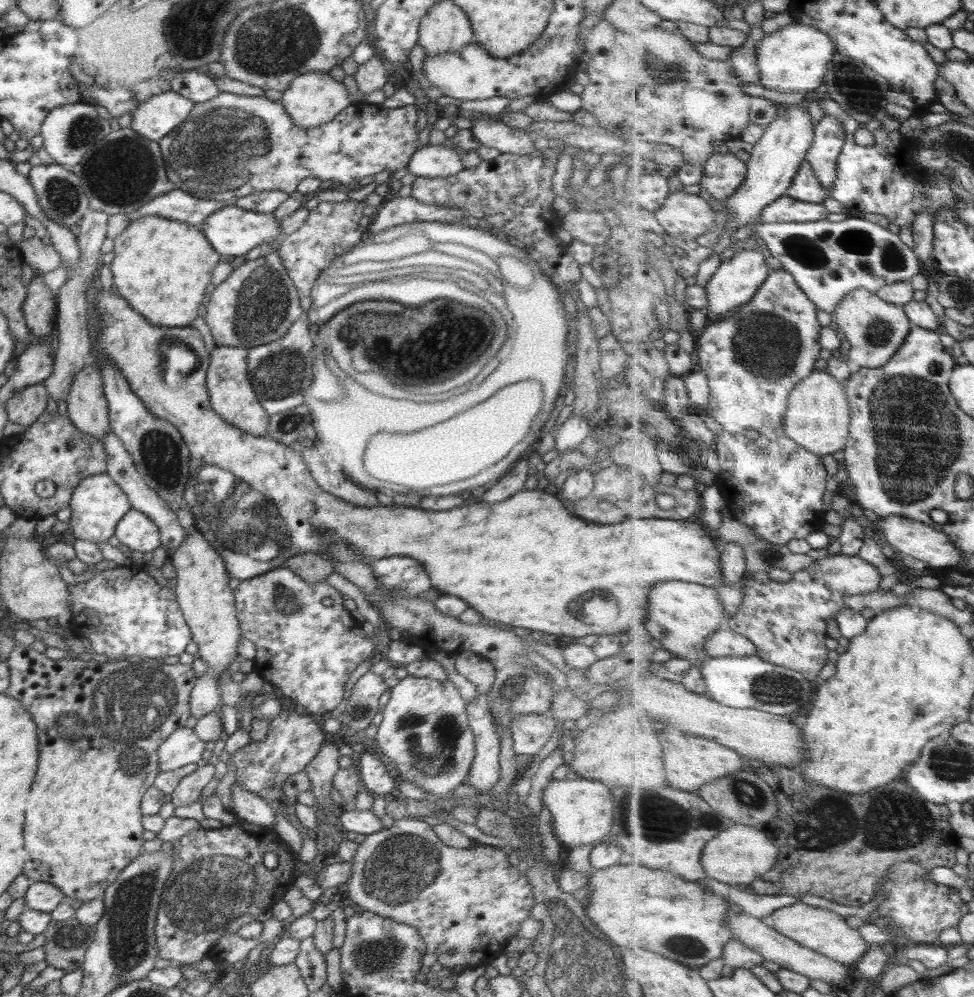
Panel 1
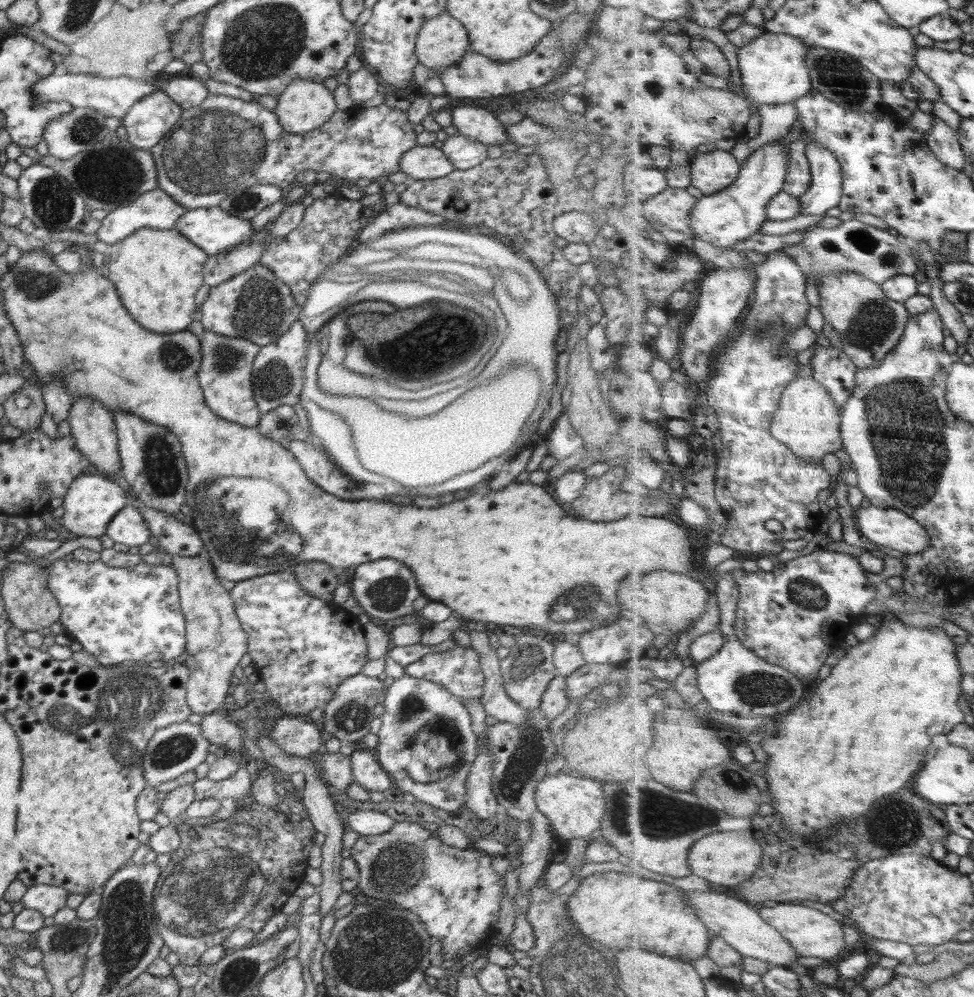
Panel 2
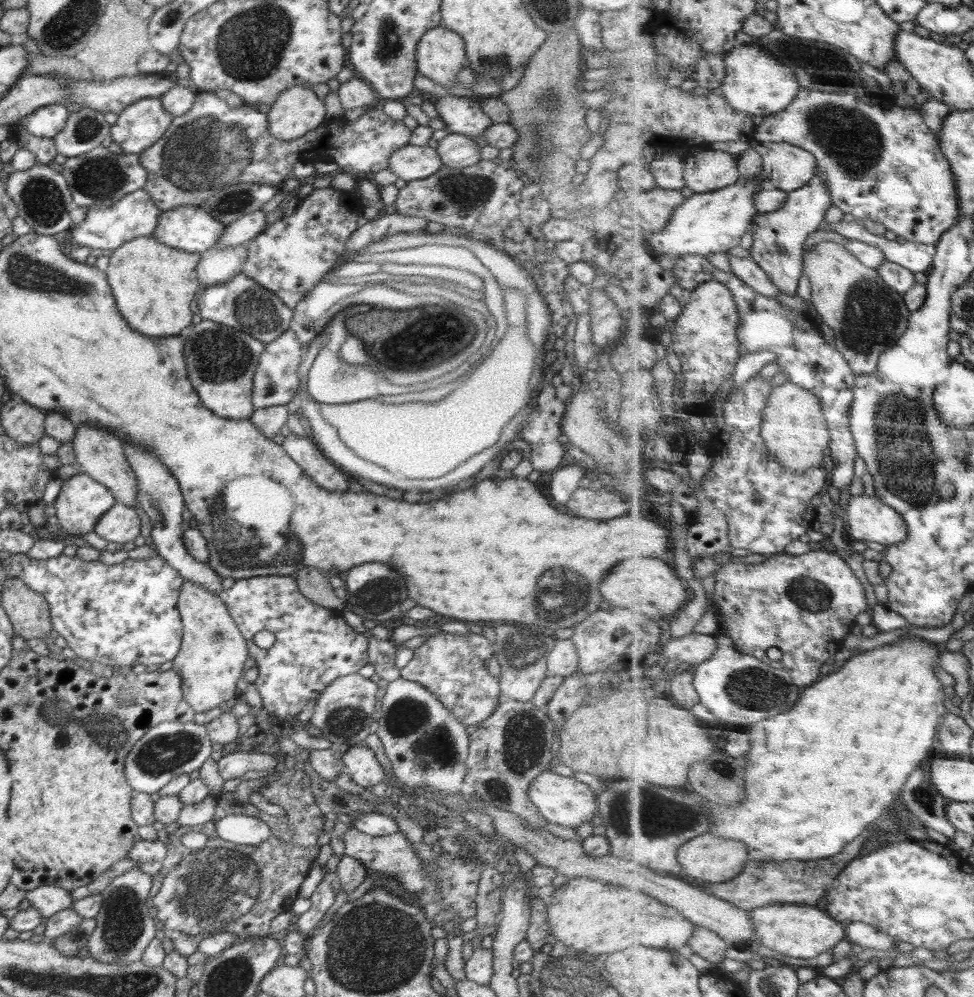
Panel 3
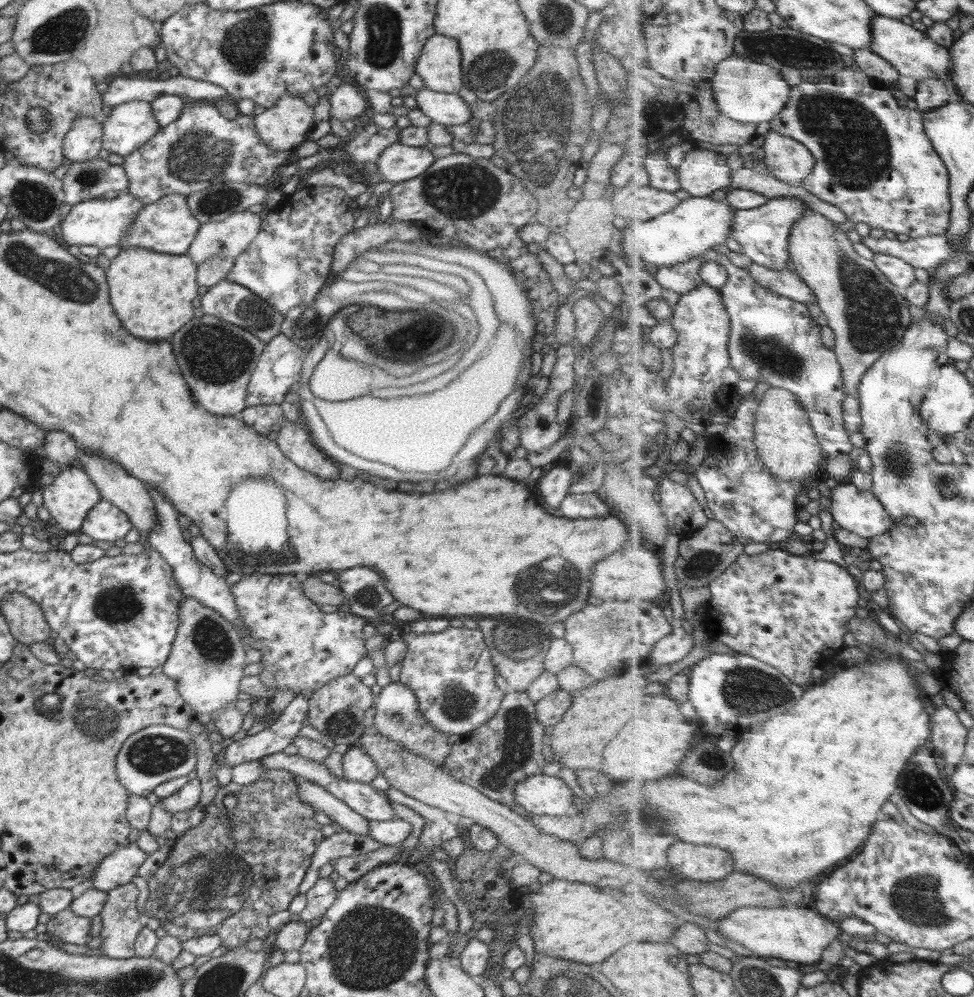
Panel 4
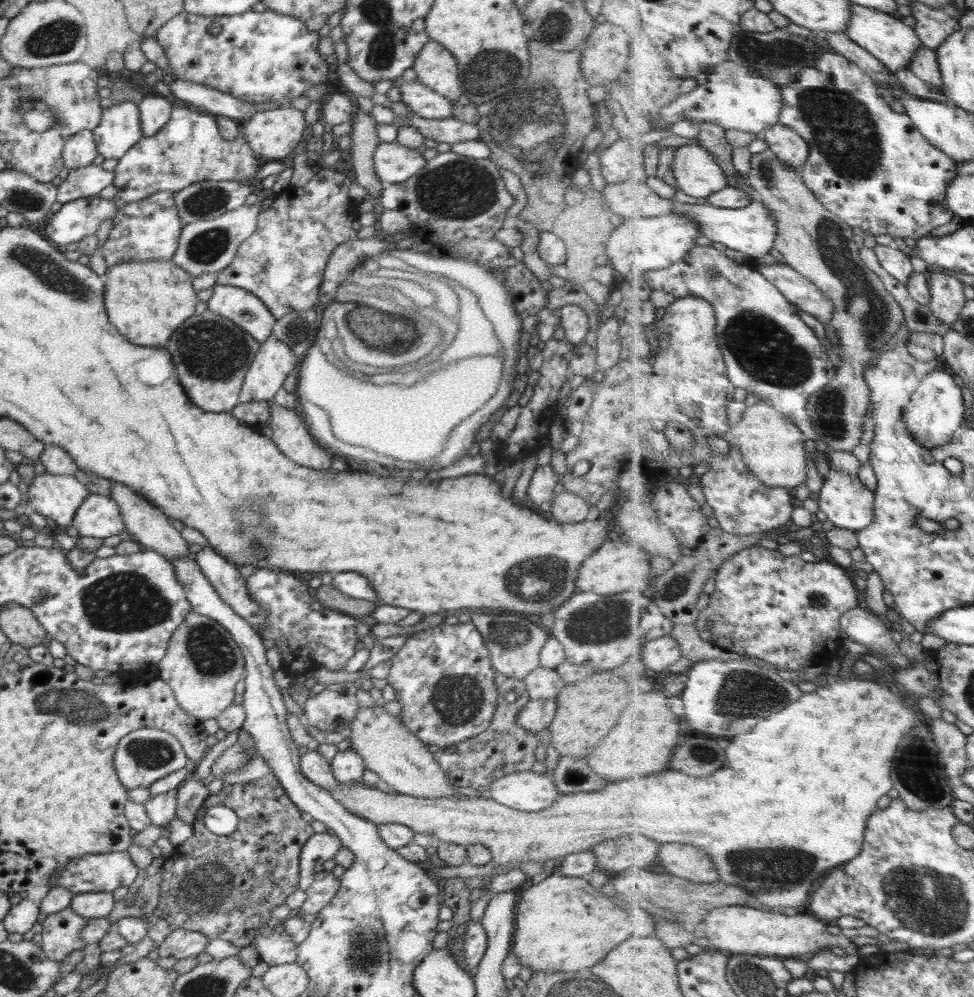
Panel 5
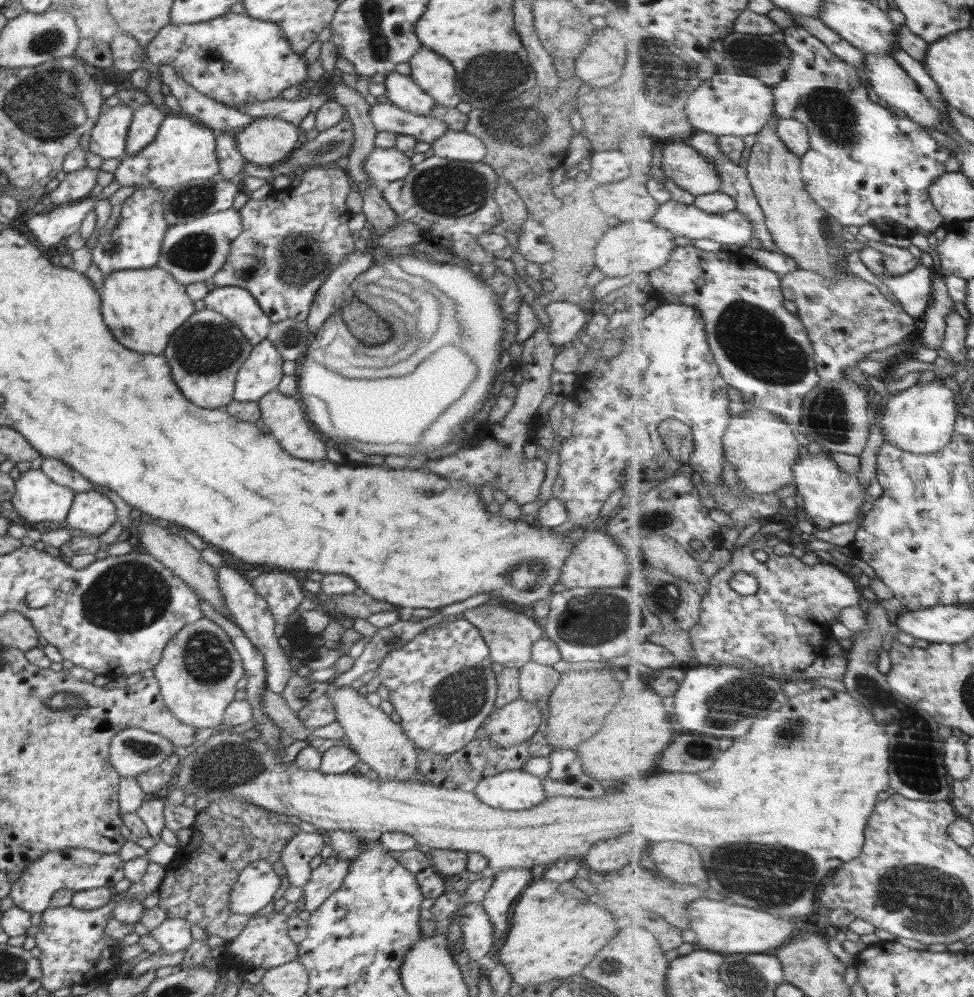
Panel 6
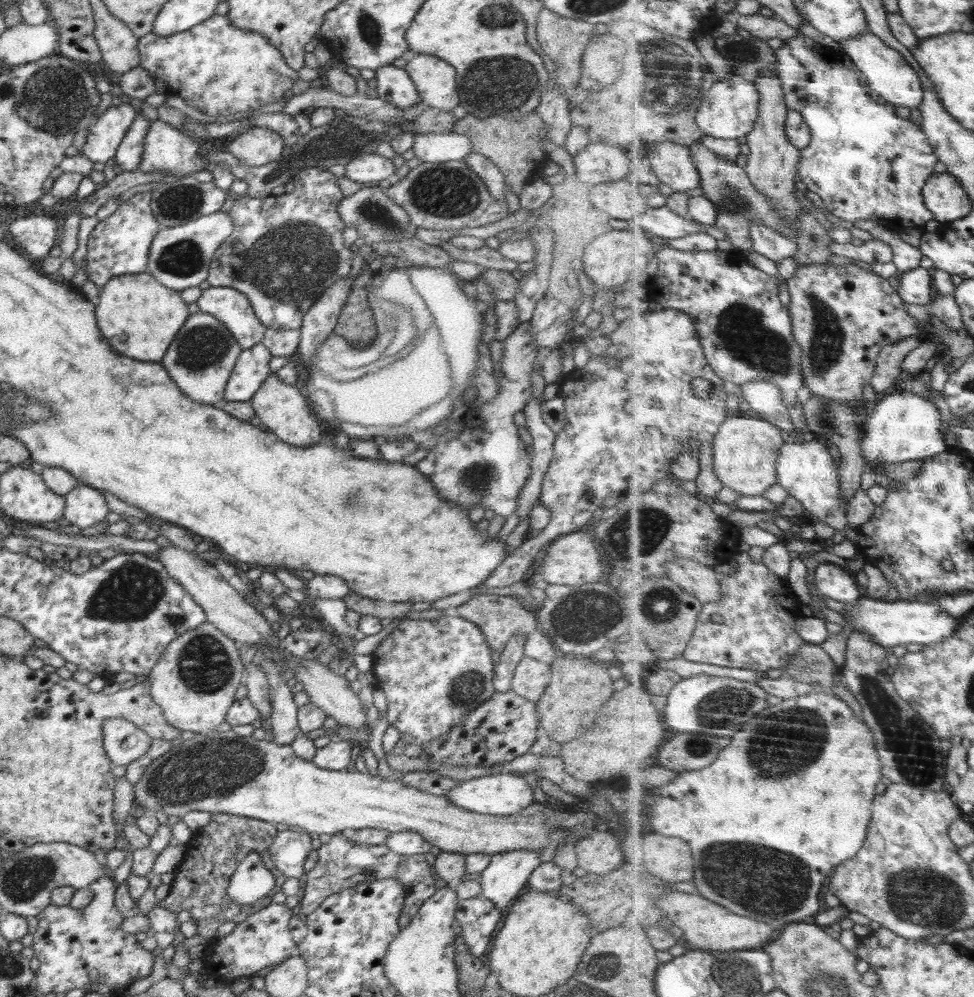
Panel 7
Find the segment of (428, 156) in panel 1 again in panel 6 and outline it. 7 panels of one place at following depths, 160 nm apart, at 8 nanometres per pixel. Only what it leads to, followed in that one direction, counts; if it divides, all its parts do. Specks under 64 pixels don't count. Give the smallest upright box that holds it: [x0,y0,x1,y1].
[363,147,412,184]

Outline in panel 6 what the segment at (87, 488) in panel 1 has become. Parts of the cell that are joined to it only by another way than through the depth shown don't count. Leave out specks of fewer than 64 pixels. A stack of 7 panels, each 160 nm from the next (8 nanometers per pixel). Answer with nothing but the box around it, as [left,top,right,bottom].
[12,470,74,522]

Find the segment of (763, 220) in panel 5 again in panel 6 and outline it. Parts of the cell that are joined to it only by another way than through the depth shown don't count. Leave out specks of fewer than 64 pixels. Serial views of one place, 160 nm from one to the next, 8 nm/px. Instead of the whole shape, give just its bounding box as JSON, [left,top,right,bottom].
[653,200,758,252]

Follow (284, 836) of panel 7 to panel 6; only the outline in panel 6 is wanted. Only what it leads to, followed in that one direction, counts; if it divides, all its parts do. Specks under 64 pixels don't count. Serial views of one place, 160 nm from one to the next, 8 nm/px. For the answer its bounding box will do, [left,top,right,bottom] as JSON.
[279,832,324,887]

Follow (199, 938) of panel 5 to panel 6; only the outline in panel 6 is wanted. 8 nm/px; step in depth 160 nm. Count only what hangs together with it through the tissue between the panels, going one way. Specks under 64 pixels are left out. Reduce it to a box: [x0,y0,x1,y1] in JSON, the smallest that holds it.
[151,918,194,955]

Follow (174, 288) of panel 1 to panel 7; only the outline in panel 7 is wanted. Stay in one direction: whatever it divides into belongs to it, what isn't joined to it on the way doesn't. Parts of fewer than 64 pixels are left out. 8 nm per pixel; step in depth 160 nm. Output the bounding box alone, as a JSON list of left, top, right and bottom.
[95,271,191,362]

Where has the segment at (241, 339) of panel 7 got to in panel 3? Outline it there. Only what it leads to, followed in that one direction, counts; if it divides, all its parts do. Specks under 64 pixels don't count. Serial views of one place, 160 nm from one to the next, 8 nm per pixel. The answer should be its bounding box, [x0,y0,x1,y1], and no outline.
[198,272,295,343]

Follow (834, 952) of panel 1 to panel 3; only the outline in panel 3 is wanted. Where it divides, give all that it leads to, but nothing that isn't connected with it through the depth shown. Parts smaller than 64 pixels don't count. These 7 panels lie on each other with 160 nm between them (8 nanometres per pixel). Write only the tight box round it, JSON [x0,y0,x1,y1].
[751,904,847,959]

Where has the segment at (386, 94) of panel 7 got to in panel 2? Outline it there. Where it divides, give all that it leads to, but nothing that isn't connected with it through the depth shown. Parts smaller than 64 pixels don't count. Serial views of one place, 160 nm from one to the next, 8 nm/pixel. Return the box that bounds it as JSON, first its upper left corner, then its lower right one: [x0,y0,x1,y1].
[451,105,509,146]

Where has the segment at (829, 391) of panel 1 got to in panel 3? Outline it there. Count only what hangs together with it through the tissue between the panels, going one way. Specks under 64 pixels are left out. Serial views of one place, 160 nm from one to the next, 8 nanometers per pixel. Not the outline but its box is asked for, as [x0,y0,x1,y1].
[763,381,832,471]

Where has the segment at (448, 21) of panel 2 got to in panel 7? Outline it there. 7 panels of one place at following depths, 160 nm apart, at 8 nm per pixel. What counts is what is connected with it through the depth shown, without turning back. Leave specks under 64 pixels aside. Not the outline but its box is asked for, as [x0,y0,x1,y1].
[403,53,461,112]

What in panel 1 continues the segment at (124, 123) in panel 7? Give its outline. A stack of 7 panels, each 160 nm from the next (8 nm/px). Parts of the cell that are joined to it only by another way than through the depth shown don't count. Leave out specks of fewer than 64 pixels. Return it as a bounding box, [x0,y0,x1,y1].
[131,90,196,142]

